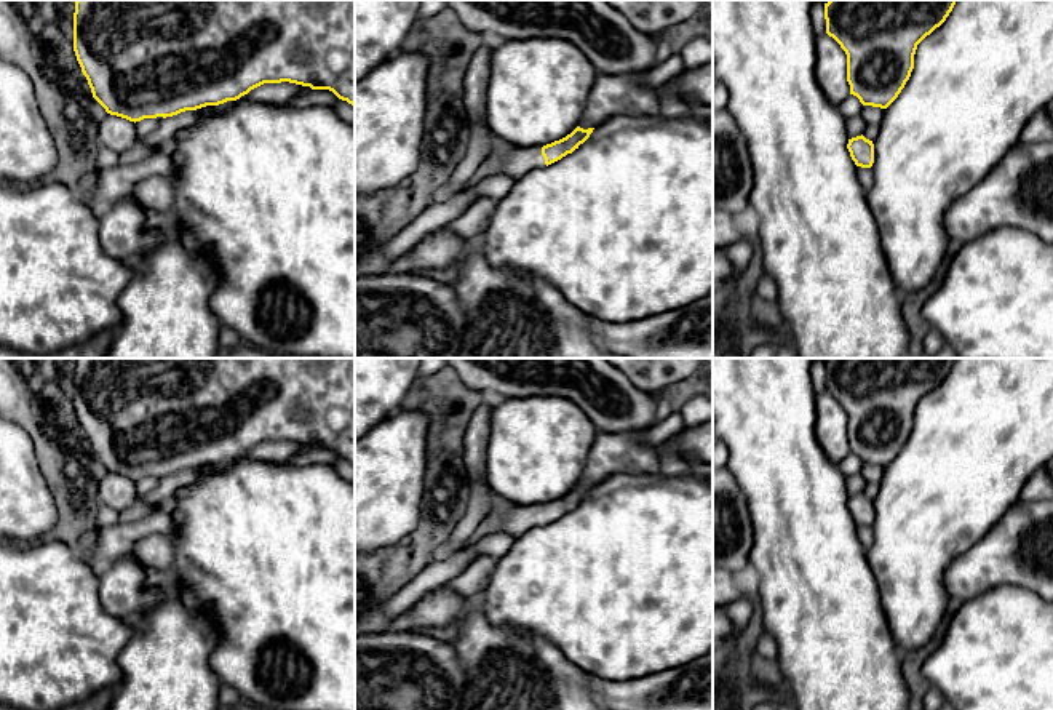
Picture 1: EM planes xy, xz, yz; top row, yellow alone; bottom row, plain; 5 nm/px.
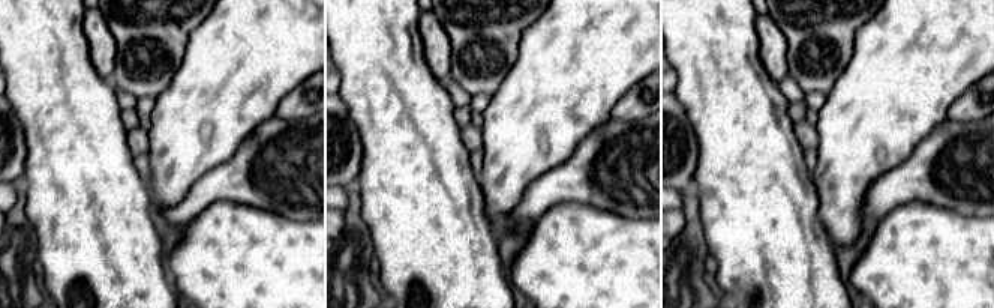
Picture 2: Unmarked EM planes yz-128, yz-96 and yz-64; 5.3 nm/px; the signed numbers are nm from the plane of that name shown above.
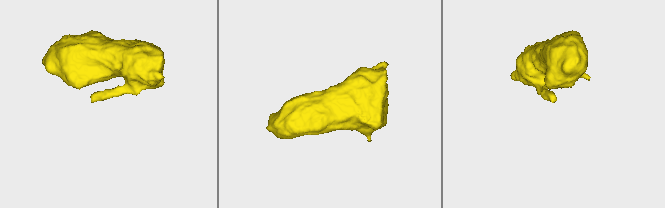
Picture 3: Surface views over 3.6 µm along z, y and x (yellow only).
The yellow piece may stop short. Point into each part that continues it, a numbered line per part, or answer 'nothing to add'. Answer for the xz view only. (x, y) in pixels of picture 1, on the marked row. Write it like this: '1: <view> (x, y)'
1: xz (518, 160)

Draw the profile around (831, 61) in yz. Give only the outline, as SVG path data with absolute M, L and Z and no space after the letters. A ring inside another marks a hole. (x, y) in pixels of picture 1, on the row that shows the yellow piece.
M826 32L815 40L815 75L823 94L832 106L840 106L850 94L847 82L847 54Z

